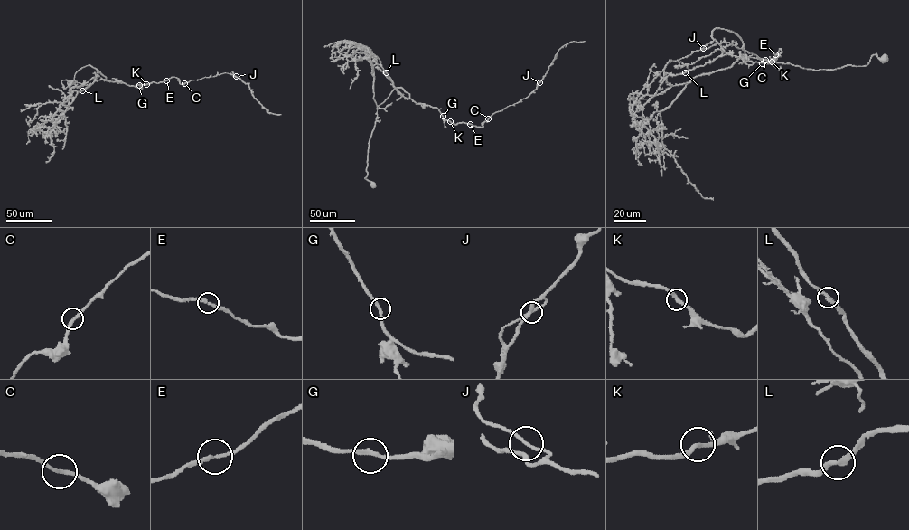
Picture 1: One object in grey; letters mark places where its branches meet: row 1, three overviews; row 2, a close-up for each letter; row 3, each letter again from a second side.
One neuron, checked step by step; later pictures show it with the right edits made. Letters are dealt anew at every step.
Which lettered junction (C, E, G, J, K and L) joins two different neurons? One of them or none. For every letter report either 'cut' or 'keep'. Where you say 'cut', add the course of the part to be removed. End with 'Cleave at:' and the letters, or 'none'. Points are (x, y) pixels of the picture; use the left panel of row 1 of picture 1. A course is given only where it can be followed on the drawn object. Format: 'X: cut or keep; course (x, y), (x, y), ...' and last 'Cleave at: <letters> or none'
C: keep
E: keep
G: keep
J: keep
K: keep
L: keep
Cleave at: none

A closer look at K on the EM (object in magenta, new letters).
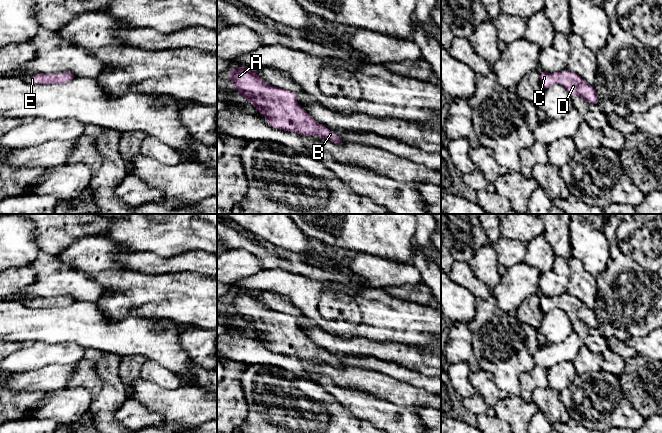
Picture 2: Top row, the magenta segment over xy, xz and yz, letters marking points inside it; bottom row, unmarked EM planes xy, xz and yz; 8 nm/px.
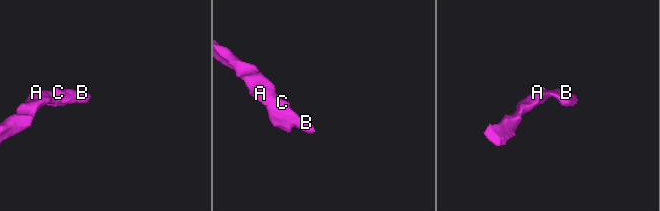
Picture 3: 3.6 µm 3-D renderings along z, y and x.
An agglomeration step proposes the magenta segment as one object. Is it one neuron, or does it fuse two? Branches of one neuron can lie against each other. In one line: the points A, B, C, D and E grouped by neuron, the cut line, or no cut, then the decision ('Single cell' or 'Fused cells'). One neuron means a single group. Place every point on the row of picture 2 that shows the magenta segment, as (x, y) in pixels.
Groups: A B C D E. No split. Single cell

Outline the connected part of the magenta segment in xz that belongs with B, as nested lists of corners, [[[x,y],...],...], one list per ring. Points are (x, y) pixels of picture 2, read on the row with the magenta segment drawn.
[[[233,68],[227,76],[235,90],[264,115],[273,128],[308,137],[316,135],[335,143],[342,140],[333,131],[316,122],[297,103],[296,93],[268,84],[257,75],[257,68]]]

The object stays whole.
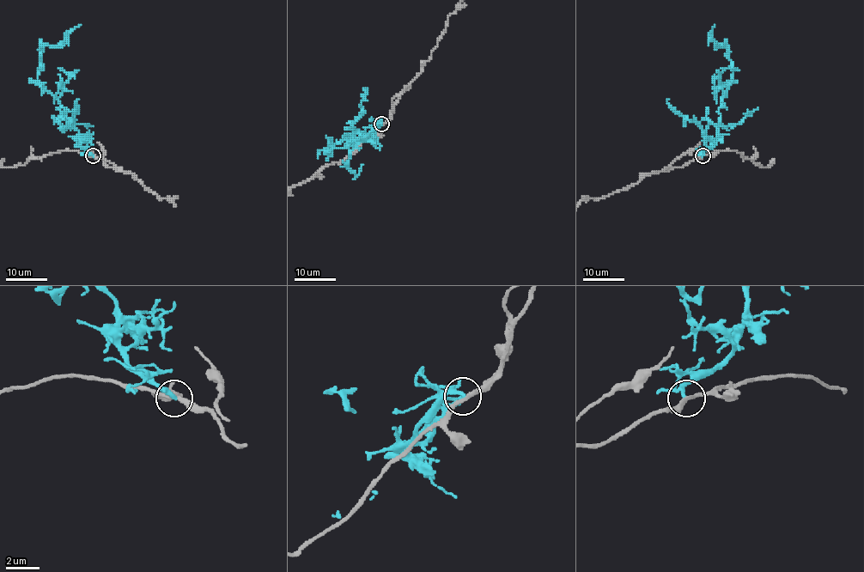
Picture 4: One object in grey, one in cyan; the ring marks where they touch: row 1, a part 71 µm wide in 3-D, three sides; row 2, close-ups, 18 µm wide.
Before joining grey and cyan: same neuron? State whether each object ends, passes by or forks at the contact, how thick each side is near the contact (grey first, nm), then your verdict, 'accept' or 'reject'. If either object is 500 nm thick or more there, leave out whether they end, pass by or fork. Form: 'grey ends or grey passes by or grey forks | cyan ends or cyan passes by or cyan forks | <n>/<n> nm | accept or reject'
grey passes by | cyan ends | 240/240 nm | reject

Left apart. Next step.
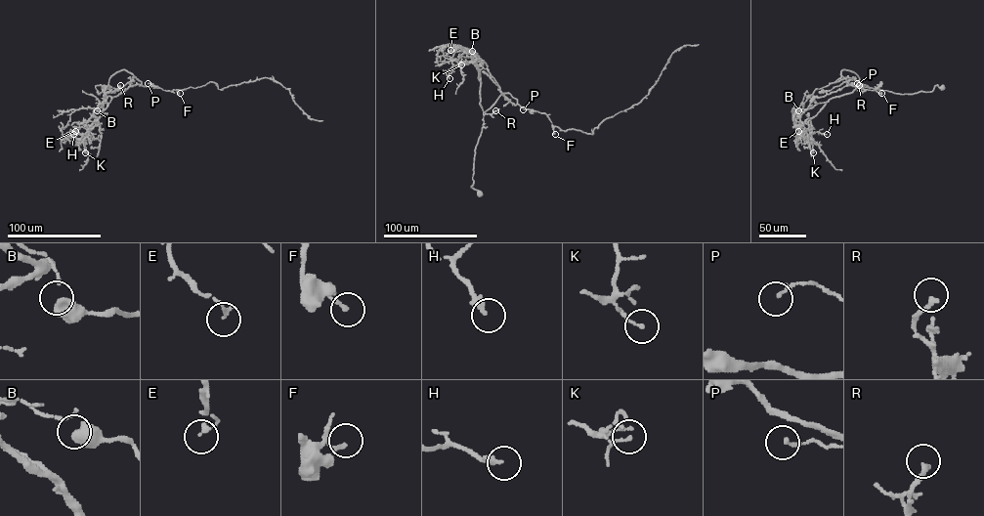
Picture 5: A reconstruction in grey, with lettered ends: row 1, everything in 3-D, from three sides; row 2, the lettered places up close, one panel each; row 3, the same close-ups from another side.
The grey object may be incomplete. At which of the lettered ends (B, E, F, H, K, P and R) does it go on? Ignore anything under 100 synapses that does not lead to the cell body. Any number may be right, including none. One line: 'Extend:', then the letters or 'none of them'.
Extend: none of them

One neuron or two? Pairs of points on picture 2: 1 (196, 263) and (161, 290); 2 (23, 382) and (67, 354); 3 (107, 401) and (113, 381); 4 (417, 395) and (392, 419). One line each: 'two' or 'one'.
1: two
2: two
3: one
4: two

